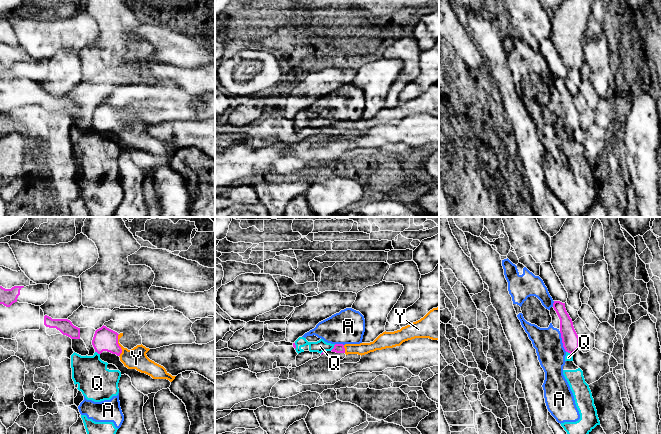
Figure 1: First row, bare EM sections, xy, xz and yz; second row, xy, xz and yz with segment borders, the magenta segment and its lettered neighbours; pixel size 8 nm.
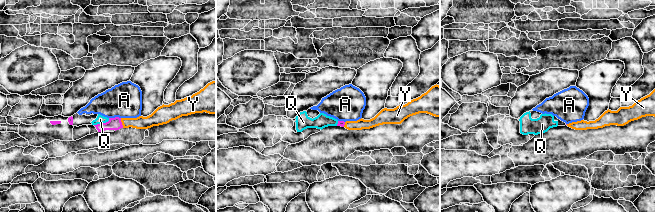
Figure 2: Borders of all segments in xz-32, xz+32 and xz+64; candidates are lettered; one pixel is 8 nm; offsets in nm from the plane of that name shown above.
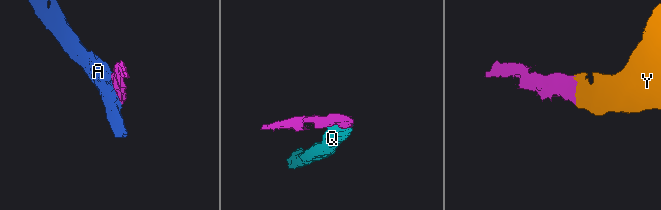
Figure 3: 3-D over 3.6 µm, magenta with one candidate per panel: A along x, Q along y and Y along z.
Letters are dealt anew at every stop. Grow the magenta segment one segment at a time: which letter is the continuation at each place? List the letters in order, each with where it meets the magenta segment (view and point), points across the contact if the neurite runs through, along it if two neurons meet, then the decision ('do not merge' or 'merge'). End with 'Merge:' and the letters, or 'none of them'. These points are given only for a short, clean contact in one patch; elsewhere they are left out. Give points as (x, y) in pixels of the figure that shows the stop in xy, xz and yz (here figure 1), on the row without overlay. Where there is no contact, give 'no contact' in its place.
A: contact yz (562, 117); do not merge
Q: contact xz (334, 123); do not merge
Y: contact xy (118, 121); way xy (105, 115), (112, 121), (118, 121), (130, 134), (136, 134); merge
Merge: Y

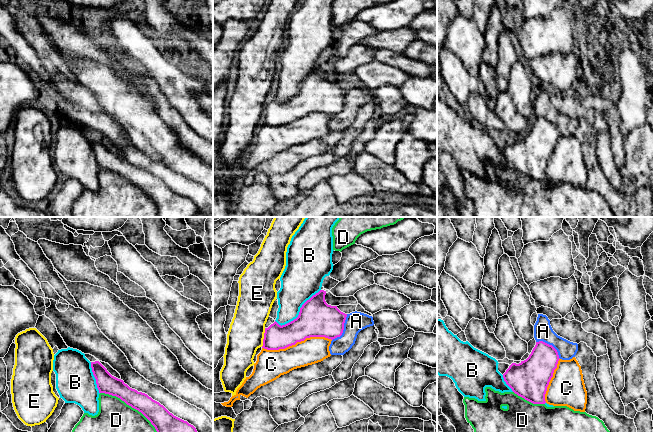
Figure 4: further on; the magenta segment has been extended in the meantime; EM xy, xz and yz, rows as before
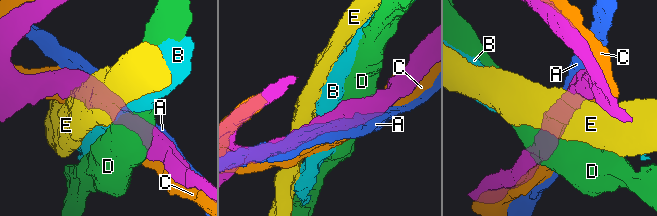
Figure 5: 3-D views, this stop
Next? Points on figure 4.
A: contact xz (343, 105); do not merge
B: contact xz (299, 89); do not merge
C: contact xz (296, 118); do not merge
D: contact xy (134, 184); do not merge
E: contact xz (264, 113); border xz (265, 104), (261, 122); do not merge
Merge: none of them

